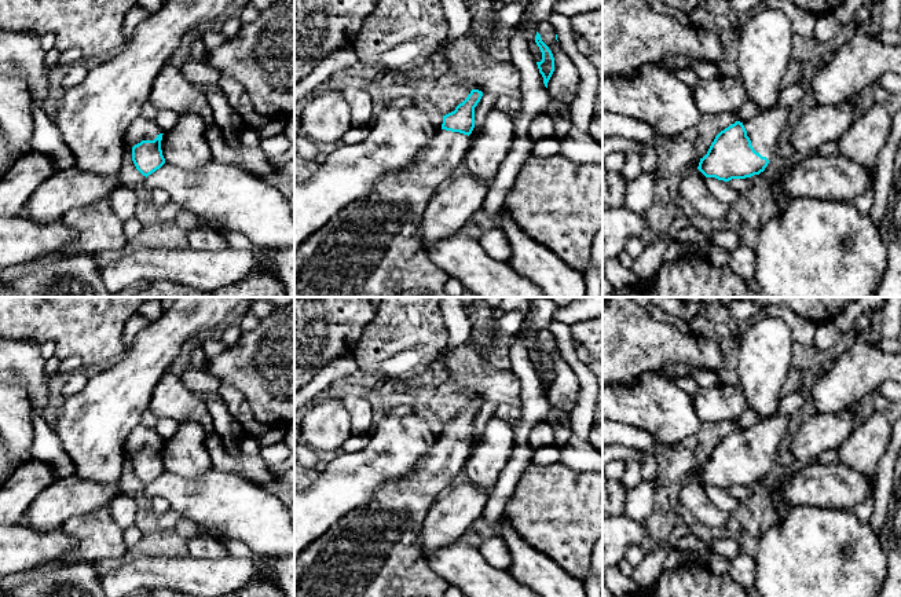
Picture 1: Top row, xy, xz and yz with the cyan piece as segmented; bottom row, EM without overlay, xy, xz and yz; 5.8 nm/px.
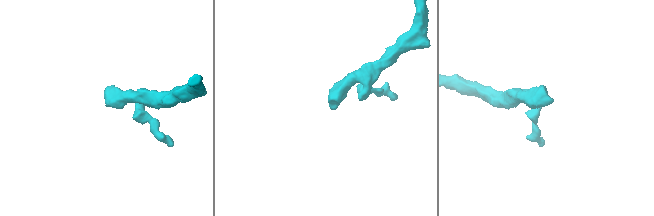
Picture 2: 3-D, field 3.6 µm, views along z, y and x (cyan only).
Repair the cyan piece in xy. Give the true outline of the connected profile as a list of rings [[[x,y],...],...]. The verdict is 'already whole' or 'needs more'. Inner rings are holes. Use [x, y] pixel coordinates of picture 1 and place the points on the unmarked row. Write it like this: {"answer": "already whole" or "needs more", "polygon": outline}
{"answer": "needs more", "polygon": [[[143,424],[125,437],[124,453],[132,458],[132,469],[146,486],[165,472],[161,458],[162,443],[157,431]]]}

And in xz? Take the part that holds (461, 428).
{"answer": "needs more", "polygon": [[[472,398],[454,420],[443,424],[442,436],[429,454],[417,462],[415,469],[395,480],[385,481],[370,502],[338,519],[326,532],[312,541],[294,560],[294,597],[444,597],[448,582],[432,571],[422,554],[420,534],[426,513],[437,501],[437,495],[453,483],[465,468],[475,436],[475,415],[483,400]]]}

